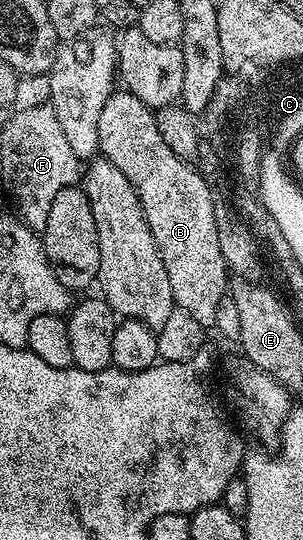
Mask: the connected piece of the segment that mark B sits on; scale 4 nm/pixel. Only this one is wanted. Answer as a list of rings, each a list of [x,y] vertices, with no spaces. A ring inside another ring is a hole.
[[[125,88],[115,89],[104,104],[98,149],[101,157],[116,164],[128,176],[132,188],[136,188],[172,284],[175,307],[188,312],[203,328],[213,327],[216,308],[228,294],[228,272],[222,266],[213,219],[209,217],[216,209],[211,183],[191,163],[168,148],[157,128],[155,111]]]

